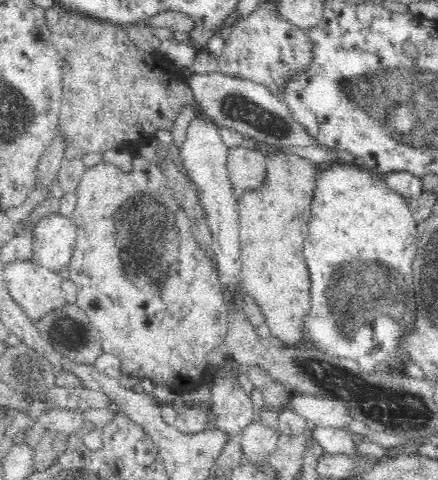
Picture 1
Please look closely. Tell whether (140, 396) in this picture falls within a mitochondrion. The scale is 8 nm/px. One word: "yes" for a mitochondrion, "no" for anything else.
no

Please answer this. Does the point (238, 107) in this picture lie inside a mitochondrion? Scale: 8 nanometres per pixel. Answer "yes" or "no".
yes

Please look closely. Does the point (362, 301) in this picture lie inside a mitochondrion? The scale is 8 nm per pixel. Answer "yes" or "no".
yes

